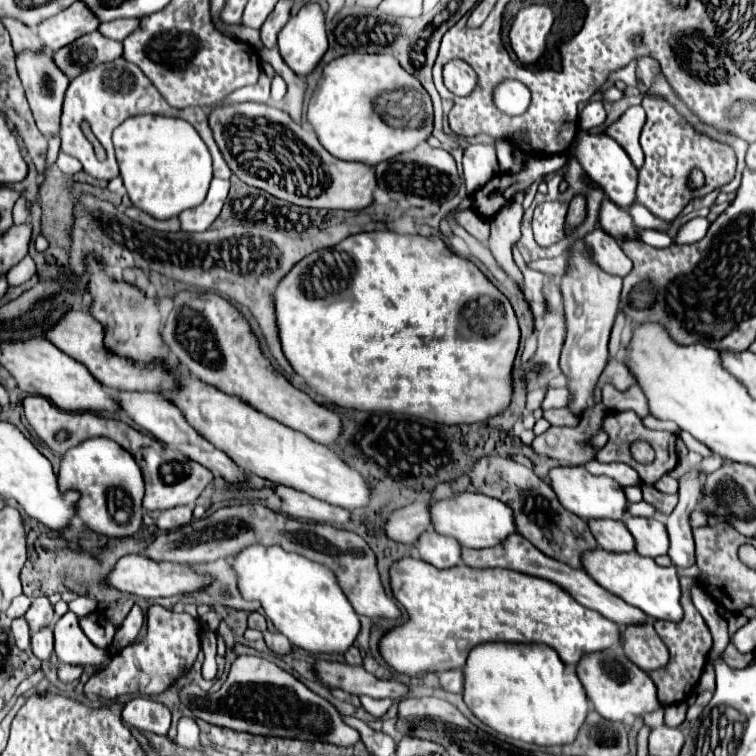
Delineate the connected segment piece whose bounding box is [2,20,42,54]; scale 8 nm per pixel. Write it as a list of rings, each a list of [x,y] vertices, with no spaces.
[[[2,20],[2,24],[10,32],[12,48],[14,48],[16,54],[38,52],[42,48],[42,44],[40,44],[40,40],[38,40],[38,36],[34,34],[32,28],[28,28],[24,24],[18,24],[18,20]]]

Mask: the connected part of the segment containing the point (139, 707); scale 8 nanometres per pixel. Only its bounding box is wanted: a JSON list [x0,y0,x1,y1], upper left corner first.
[122,698,170,734]

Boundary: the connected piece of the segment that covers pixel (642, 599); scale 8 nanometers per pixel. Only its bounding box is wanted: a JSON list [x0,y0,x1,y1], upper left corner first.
[584,550,684,622]

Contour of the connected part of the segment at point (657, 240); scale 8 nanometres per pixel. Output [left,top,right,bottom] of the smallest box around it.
[640,230,670,248]

